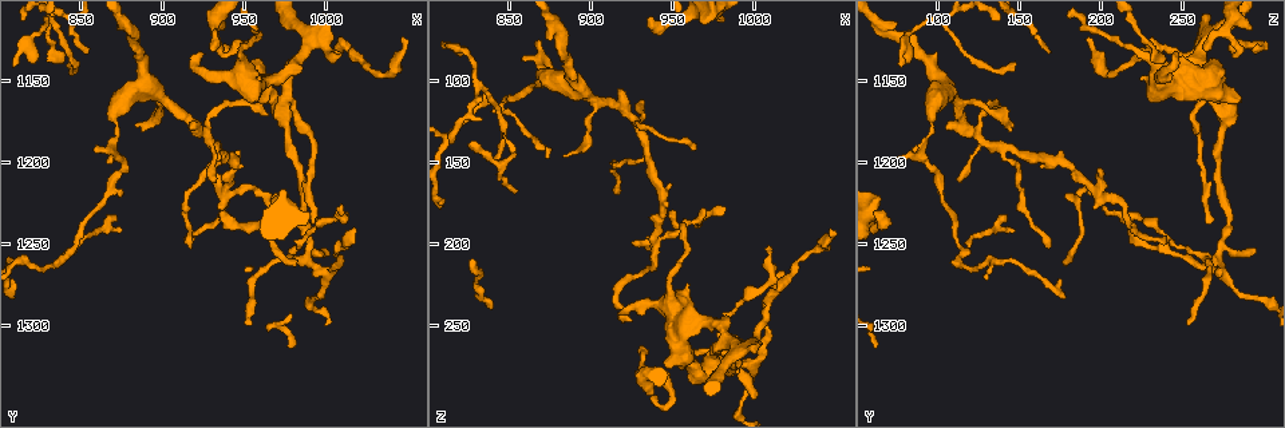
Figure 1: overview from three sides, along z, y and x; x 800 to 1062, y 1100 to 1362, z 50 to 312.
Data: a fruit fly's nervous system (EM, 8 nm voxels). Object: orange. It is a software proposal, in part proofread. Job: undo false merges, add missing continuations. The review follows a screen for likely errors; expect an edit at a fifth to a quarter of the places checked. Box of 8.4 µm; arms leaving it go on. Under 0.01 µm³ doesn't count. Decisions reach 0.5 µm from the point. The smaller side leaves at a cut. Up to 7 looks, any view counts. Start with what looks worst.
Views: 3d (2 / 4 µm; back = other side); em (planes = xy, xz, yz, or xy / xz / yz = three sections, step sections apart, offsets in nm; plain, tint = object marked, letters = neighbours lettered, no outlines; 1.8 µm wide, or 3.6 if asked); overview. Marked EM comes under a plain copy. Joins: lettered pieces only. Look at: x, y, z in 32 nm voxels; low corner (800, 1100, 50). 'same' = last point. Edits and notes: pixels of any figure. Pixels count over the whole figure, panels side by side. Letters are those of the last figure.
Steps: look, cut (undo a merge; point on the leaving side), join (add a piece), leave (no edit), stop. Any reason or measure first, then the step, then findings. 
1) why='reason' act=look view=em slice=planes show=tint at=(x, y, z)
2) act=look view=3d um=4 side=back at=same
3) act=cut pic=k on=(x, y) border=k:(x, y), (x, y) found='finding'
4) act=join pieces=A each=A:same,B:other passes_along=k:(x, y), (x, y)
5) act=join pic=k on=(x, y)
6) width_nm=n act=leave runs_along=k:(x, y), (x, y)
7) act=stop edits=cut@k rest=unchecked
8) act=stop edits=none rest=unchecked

why='side arm on a straight run' act=look view=em um=3.6 slice=planes show=tint at=(942, 1214, 192)

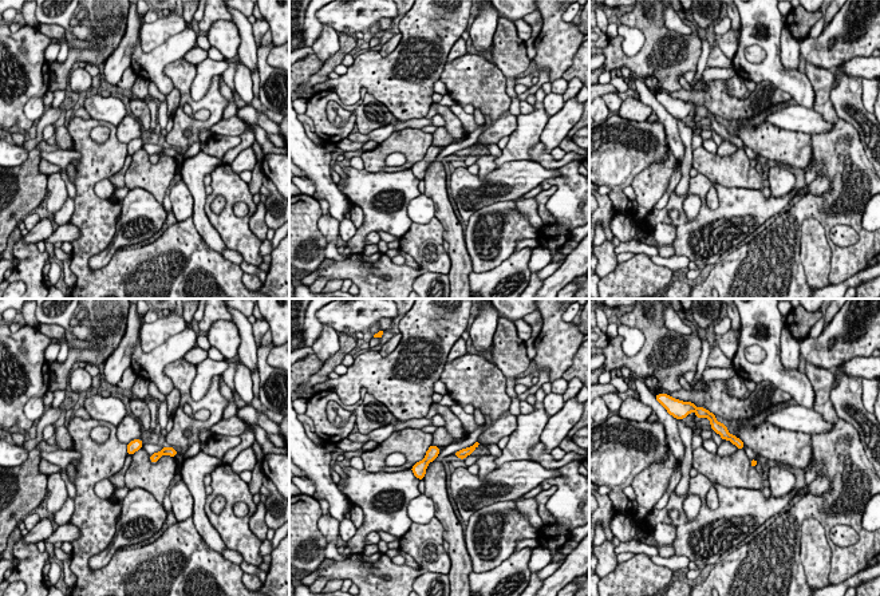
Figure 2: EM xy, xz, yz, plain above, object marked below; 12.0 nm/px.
act=look view=em um=3.6 slice=planes show=letters at=same

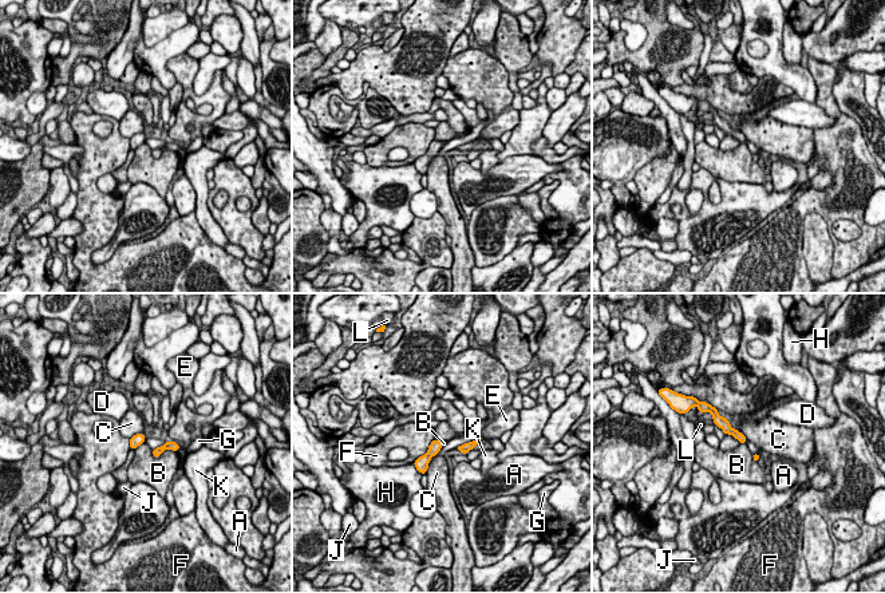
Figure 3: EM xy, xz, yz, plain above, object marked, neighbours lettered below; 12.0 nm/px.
longest_contact=F:400nm act=leave each=A:other,B:other,C:other,D:other,E:other,F:other,G:other,H:other,J:other,K:other,L:other found='continuous, no second cell'

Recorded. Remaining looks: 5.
why='tapers out' act=look view=em slice=planes show=letters at=(940, 1132, 290)

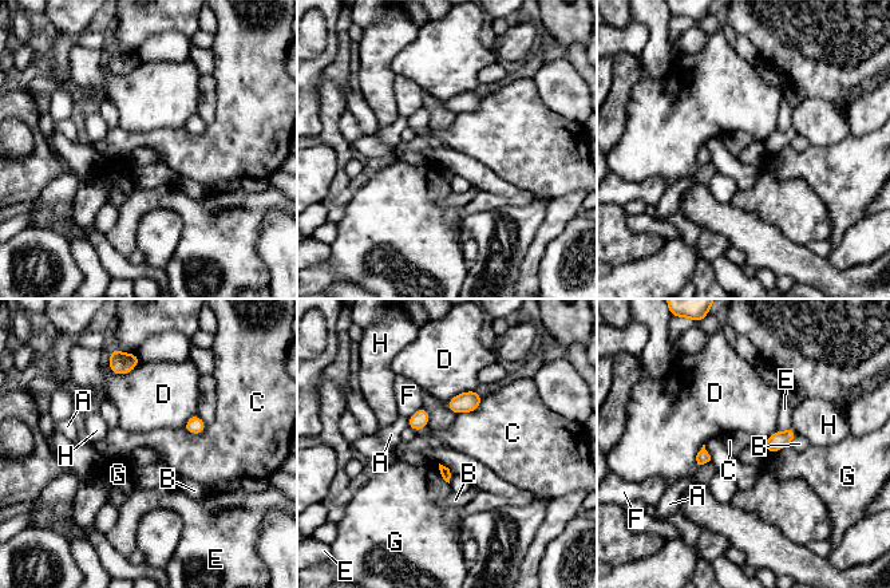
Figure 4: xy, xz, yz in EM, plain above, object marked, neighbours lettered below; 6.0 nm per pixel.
act=leave each=A:other,B:other,C:other,D:other,E:other,F:other,G:other,H:other border=4:(483, 398), (475, 410), (457, 415) found='none of them fits'

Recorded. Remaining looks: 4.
why='sharp bend' act=look view=3d um=2 at=(988, 1258, 272)

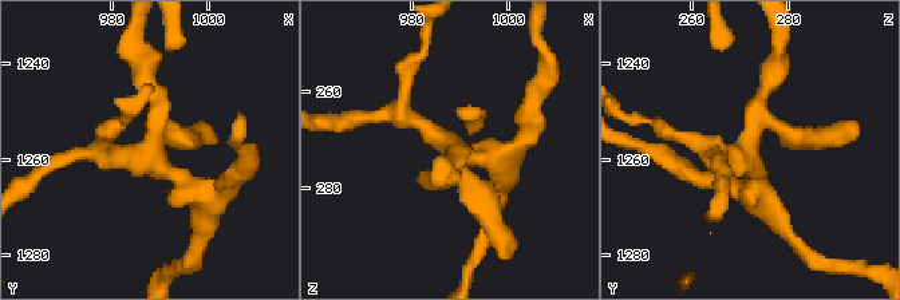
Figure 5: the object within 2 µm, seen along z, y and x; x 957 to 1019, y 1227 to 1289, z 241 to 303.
act=look view=em um=3.6 slice=planes show=tint at=(988, 1258, 271)

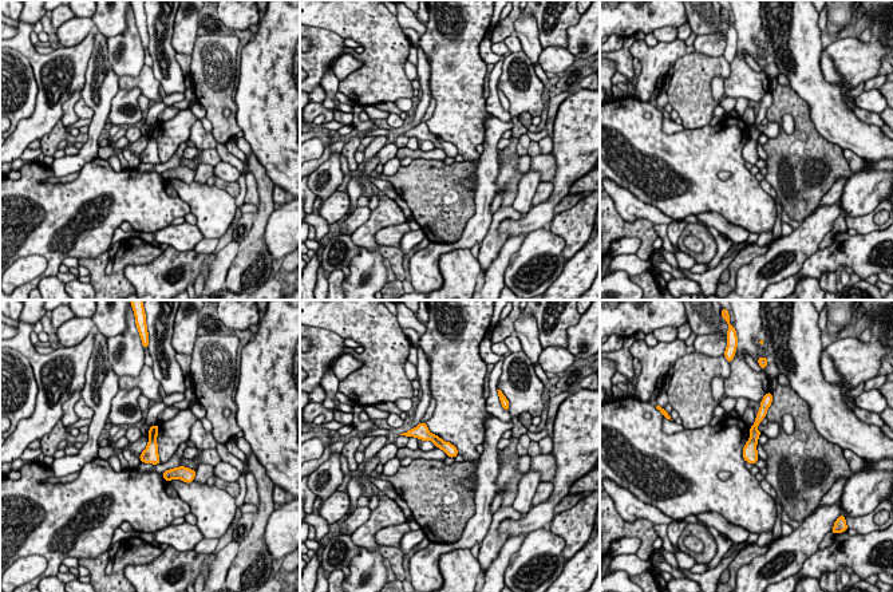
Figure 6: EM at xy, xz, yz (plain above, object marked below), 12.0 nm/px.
act=look view=em um=3.6 slice=planes show=letters at=same

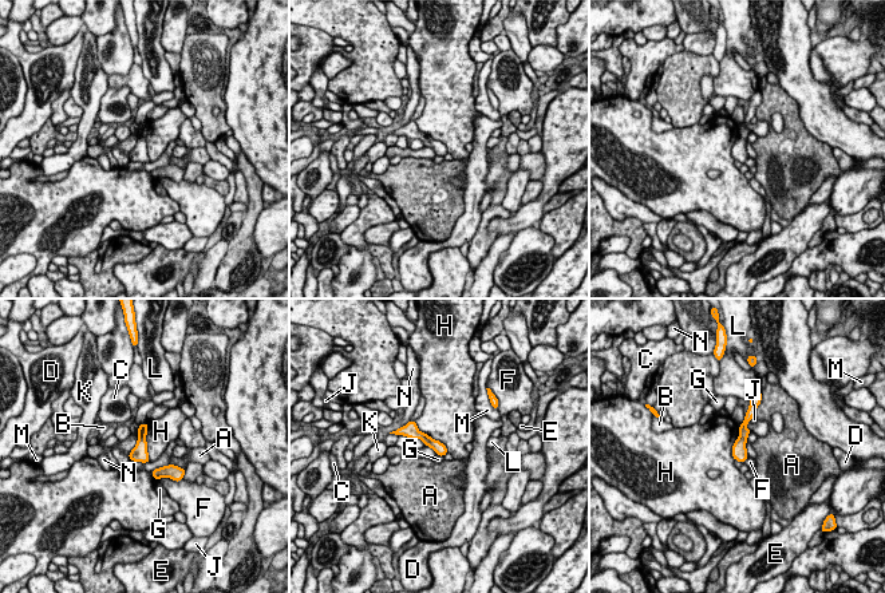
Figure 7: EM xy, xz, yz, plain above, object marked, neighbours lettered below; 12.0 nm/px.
act=leave each=A:other,B:other,C:other,D:other,E:other,F:other,G:other,H:other,J:other,K:other,L:other,M:other,N:other found='all the same cell'

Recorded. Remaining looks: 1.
act=stop edits=none rest=unchecked

